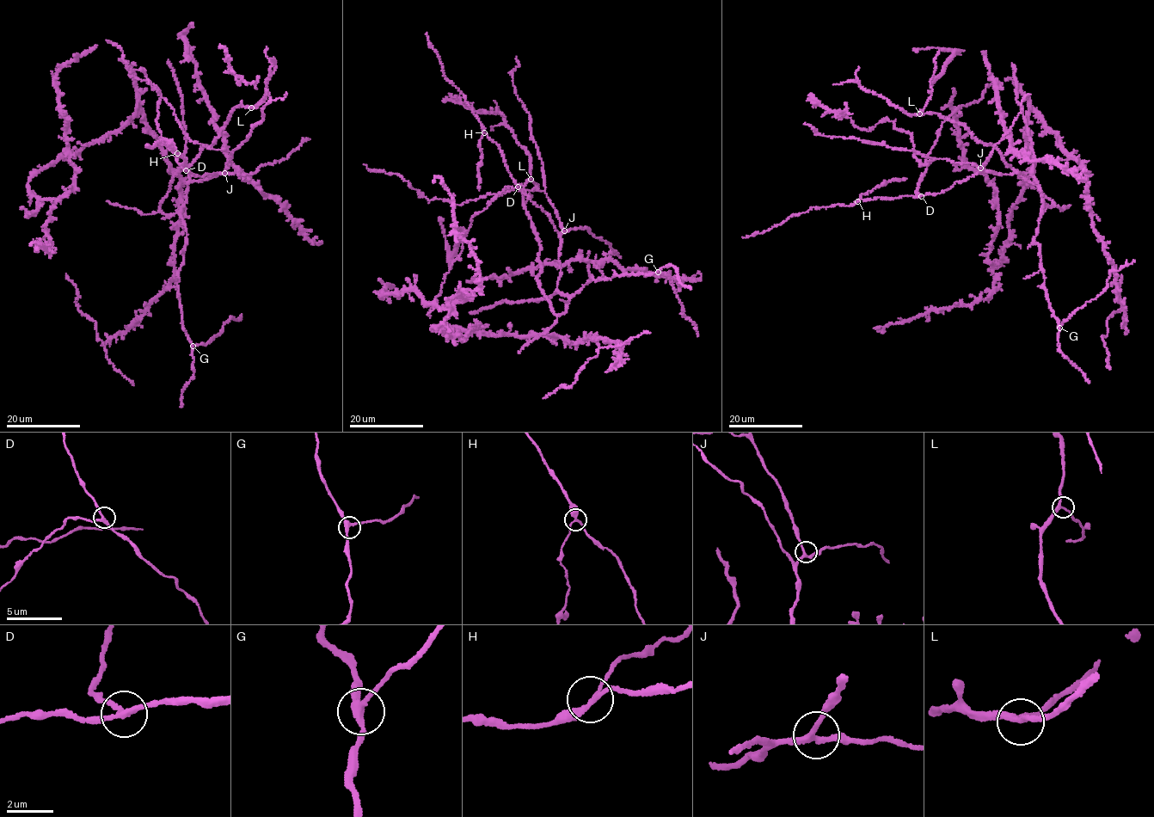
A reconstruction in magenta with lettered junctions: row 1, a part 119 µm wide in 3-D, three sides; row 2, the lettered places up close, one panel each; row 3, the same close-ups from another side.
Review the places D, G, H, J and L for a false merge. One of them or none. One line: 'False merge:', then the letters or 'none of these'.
False merge: H

